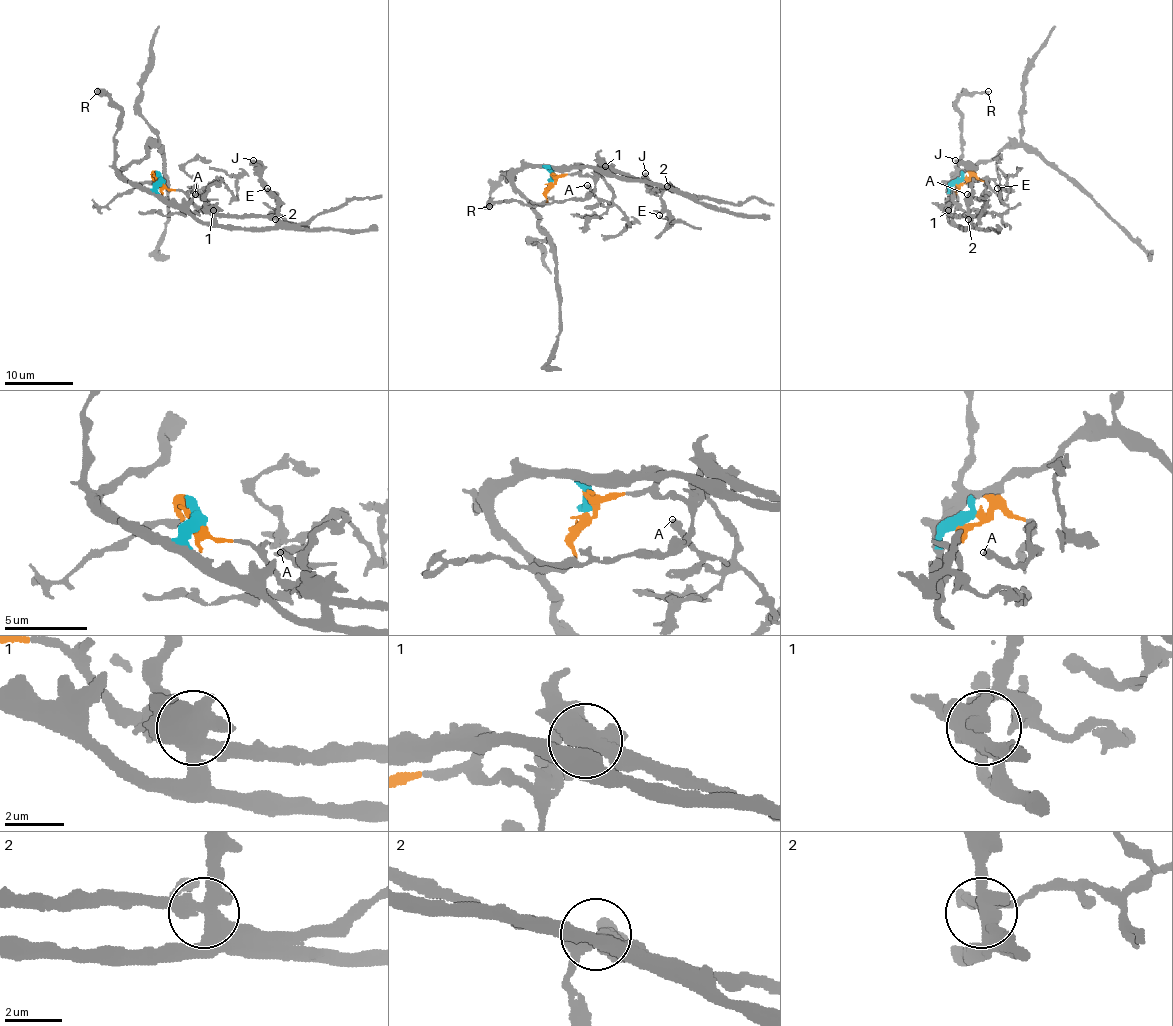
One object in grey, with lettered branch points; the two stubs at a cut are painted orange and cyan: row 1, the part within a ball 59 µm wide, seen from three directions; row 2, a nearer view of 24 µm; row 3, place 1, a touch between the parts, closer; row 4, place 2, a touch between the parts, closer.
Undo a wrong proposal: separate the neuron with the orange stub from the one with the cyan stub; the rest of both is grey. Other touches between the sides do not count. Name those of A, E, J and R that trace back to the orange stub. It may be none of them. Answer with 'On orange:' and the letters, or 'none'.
On orange: A, E

